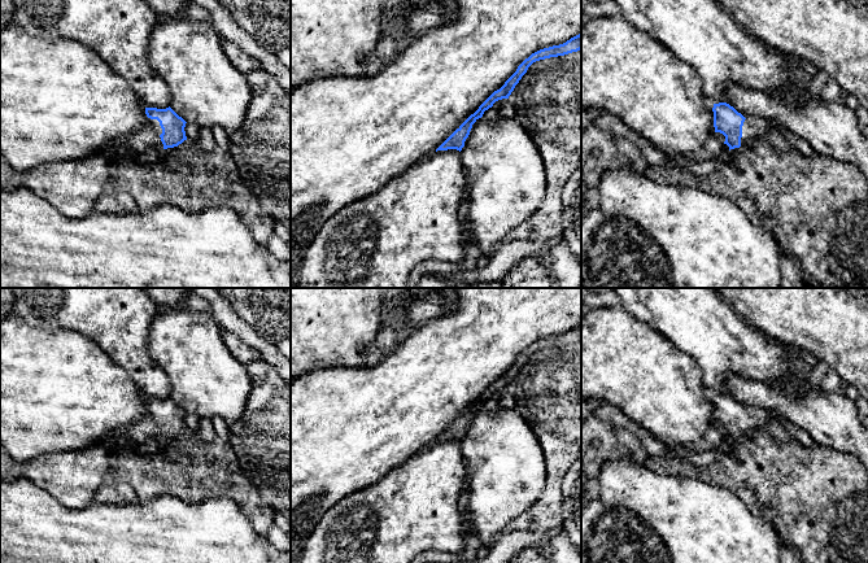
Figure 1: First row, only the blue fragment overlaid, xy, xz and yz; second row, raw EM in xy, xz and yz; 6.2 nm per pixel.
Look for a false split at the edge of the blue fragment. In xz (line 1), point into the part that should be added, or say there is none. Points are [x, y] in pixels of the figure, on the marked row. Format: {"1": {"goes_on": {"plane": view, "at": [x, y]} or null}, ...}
{"1": {"goes_on": null}}

